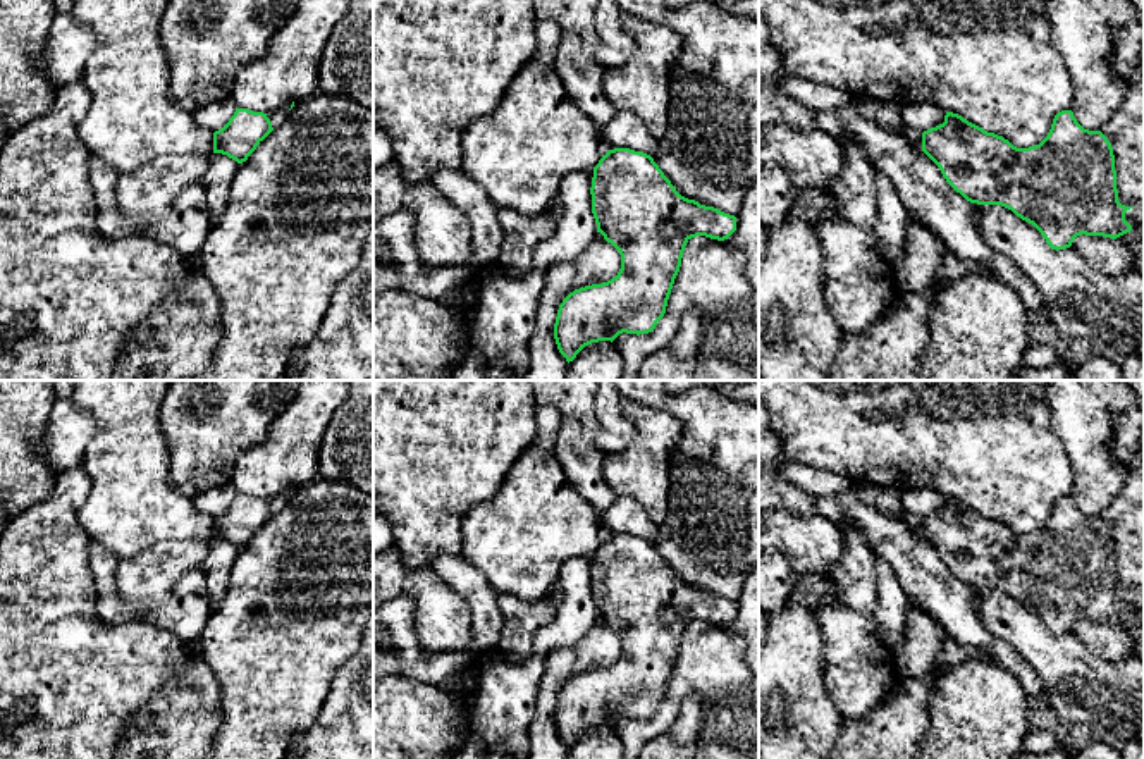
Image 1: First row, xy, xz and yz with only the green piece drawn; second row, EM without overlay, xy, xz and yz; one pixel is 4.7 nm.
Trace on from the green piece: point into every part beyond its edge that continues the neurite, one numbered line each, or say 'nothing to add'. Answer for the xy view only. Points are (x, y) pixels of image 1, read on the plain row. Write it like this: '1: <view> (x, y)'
nothing to add

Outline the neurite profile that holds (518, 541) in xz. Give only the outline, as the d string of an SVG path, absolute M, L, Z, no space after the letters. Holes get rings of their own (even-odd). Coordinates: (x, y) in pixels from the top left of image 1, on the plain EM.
M538 404L535 420L535 441L518 456L497 494L473 506L463 520L461 554L499 594L525 602L545 599L566 561L594 554L602 544L594 508L576 494L554 453L559 410Z

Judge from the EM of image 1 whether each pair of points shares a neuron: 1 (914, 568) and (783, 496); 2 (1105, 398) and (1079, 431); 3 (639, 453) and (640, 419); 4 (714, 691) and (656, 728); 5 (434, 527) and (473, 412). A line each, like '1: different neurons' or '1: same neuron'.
1: same neuron
2: same neuron
3: same neuron
4: same neuron
5: same neuron

